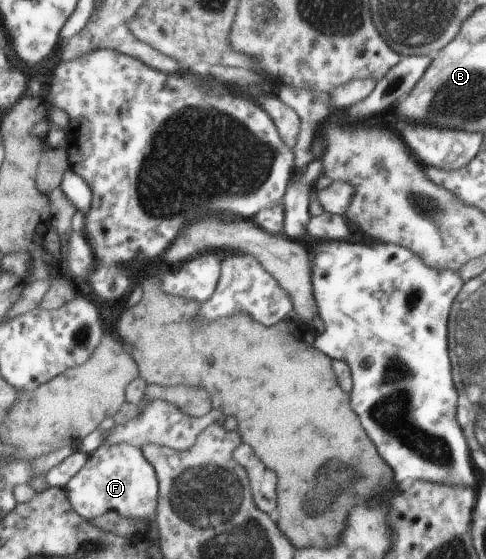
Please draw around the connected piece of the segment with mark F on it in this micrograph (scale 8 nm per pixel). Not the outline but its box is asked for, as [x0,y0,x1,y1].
[66,444,158,539]

